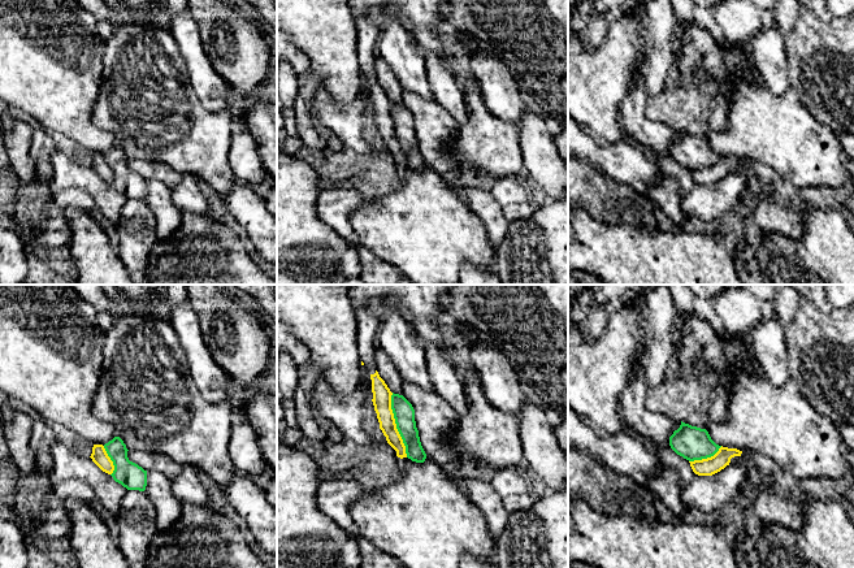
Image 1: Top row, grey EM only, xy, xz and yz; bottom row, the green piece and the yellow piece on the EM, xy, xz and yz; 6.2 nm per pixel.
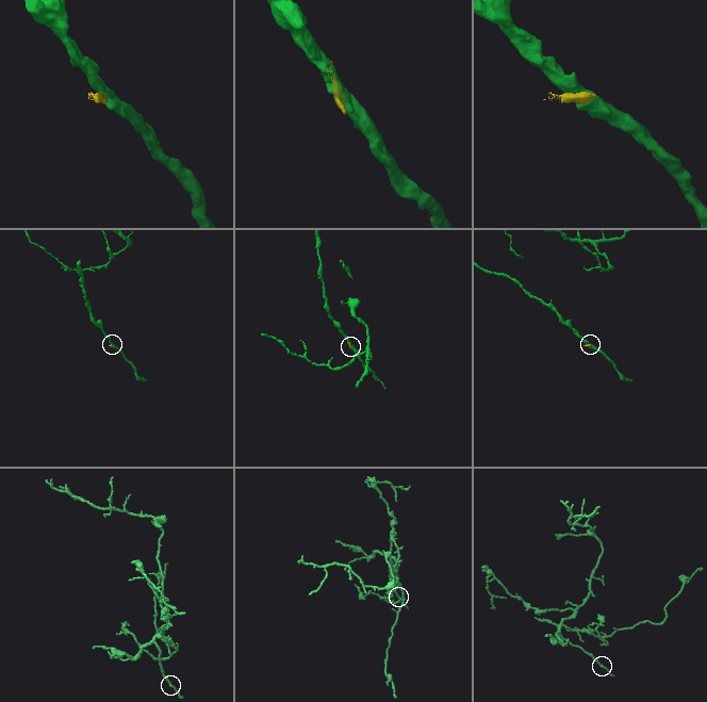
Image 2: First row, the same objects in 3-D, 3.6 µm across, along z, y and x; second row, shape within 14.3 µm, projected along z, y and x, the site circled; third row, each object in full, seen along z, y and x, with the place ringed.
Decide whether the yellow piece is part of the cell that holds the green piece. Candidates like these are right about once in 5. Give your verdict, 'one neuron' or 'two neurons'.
two neurons

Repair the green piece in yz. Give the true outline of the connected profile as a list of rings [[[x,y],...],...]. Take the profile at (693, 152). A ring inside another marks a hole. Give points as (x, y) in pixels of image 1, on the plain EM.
[[[681,130],[681,134],[669,146],[671,157],[689,170],[714,165],[721,155],[716,153],[706,138],[692,135]]]

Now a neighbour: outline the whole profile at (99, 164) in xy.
[[[94,153],[92,162],[90,166],[103,181],[108,183],[113,182],[114,179],[113,170],[108,165],[103,153]]]

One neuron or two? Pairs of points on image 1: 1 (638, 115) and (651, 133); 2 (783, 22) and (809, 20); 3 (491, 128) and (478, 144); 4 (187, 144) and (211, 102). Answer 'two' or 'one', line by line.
1: one
2: two
3: one
4: two

